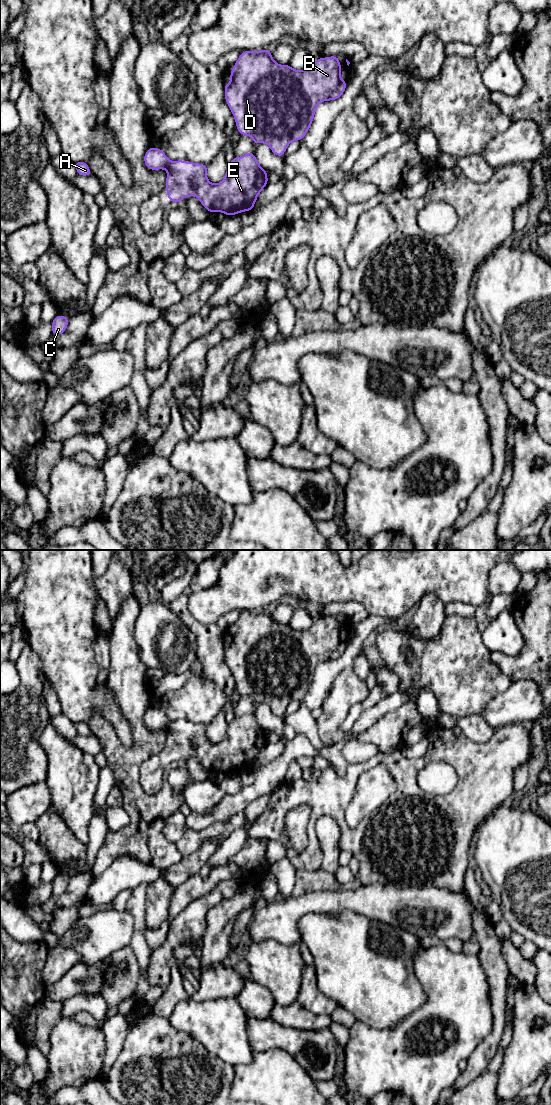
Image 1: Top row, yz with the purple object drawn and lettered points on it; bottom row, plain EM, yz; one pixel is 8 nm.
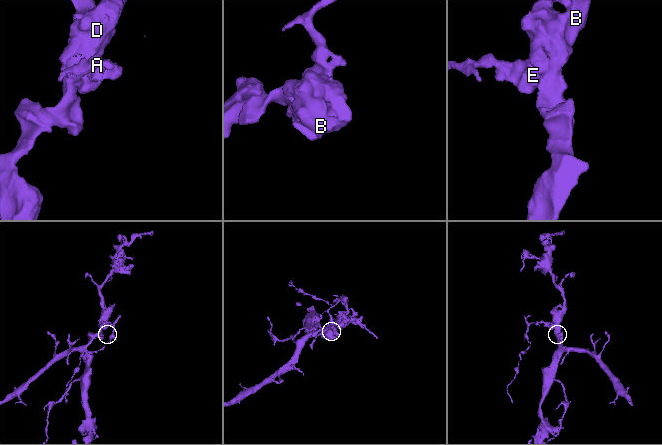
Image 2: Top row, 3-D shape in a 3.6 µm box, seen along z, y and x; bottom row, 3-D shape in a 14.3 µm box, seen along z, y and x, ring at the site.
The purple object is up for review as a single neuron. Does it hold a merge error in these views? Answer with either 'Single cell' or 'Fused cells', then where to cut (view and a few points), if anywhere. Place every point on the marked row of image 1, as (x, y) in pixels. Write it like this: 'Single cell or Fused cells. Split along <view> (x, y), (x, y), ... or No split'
Fused cells. Split along yz (171, 161), (166, 169)

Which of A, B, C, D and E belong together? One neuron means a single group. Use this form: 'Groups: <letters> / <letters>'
Groups: A C / B D E

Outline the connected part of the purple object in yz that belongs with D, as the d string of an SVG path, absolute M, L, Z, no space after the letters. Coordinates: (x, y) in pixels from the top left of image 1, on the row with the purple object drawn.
M270 49L241 52L229 74L230 82L224 85L225 101L235 118L239 134L250 136L255 145L266 143L272 153L279 157L283 157L292 141L304 139L313 122L317 106L323 101L340 98L348 83L341 80L341 64L336 55L318 58L306 70L295 70L289 64L282 66L276 63Z

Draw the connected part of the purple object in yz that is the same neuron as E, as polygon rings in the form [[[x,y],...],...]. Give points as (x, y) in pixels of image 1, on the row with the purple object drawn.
[[[253,152],[240,157],[234,157],[227,165],[224,179],[217,184],[212,184],[207,179],[206,164],[183,160],[171,161],[166,171],[165,187],[170,202],[181,204],[184,195],[188,198],[195,195],[203,207],[211,214],[219,211],[226,216],[252,211],[258,195],[268,184],[267,171],[259,165]]]

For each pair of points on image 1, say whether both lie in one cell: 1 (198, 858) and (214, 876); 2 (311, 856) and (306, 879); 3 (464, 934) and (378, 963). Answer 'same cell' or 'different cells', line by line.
1: different cells
2: different cells
3: different cells

